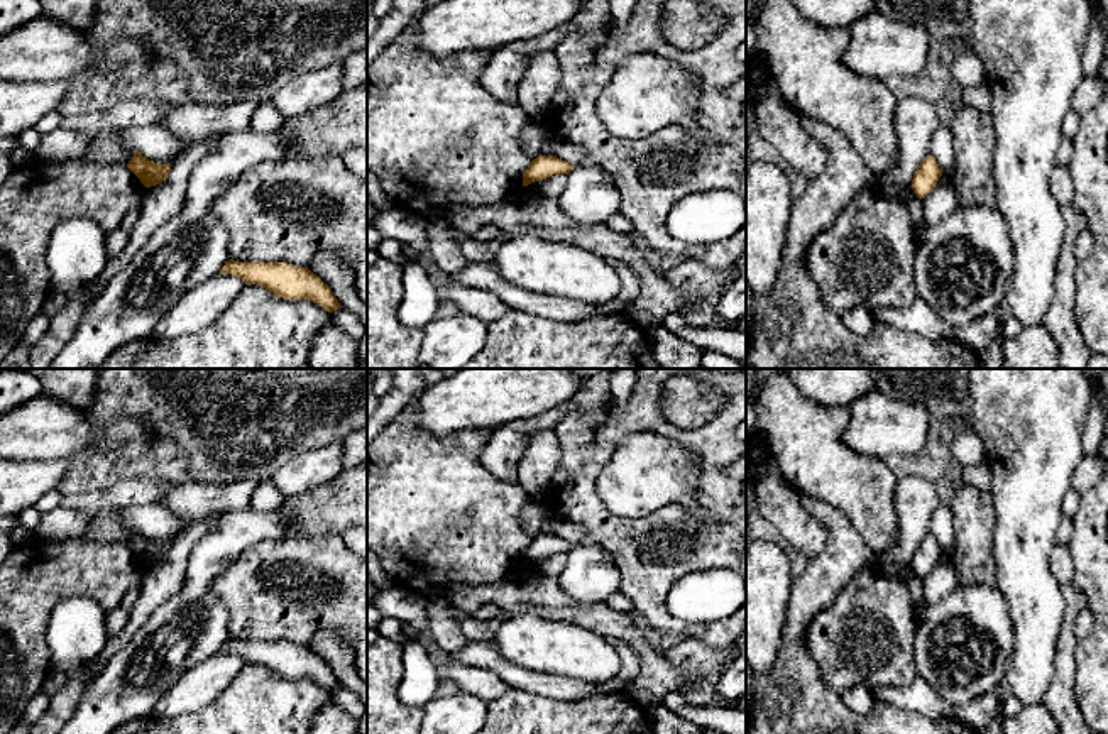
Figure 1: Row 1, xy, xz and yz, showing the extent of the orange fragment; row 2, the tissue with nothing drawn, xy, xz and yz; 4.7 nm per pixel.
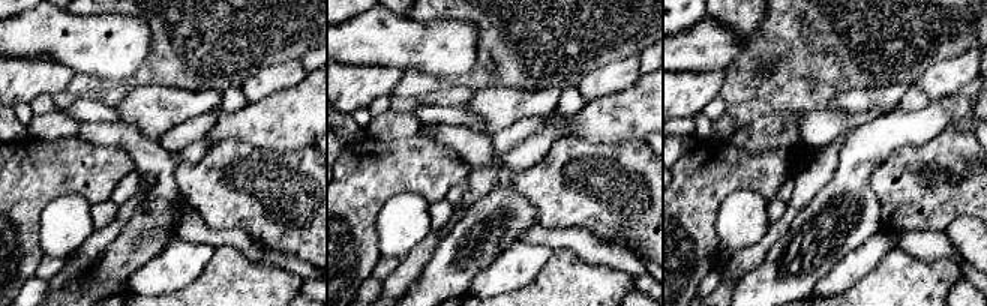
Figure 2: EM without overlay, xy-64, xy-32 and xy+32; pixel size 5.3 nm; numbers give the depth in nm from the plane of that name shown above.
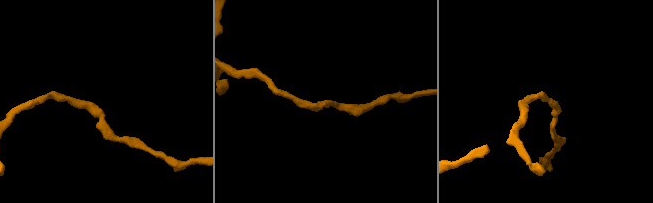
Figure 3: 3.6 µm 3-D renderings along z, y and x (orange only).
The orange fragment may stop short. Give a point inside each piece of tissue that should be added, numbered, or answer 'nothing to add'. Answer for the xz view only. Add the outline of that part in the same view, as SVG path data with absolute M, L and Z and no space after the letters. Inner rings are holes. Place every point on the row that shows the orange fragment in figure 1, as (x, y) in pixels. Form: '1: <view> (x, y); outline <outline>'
nothing to add

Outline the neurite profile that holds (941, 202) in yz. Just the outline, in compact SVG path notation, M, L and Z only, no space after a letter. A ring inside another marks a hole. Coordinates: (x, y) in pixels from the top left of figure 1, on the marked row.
M942 173L935 188L922 198L924 223L934 227L957 208L957 194L949 174Z

